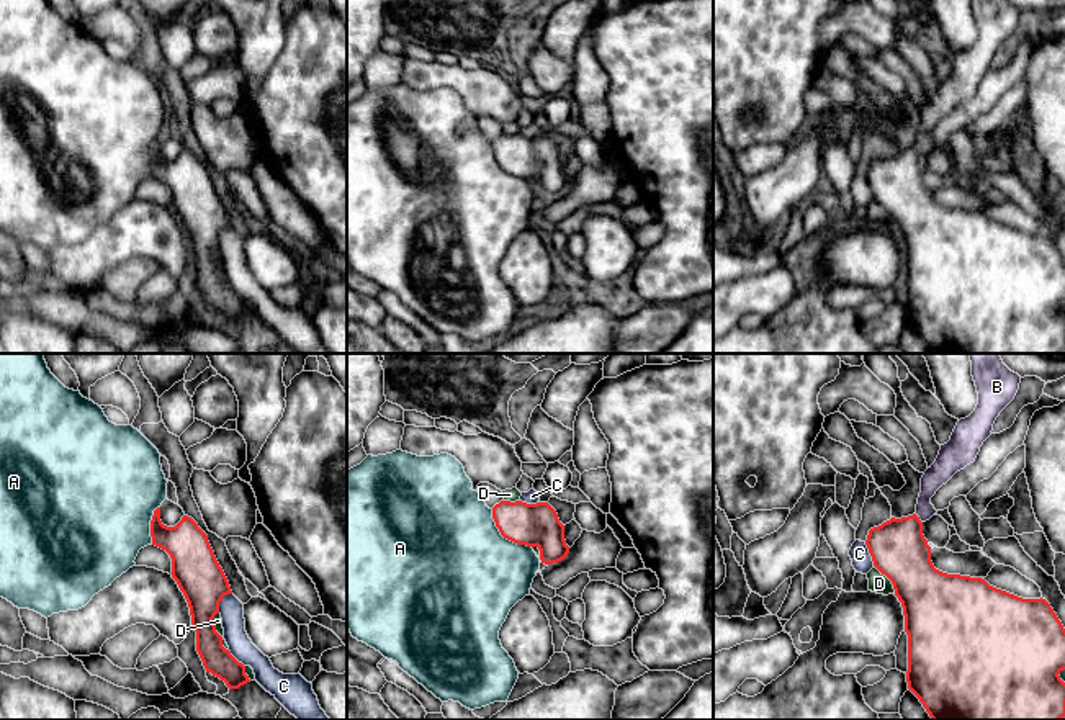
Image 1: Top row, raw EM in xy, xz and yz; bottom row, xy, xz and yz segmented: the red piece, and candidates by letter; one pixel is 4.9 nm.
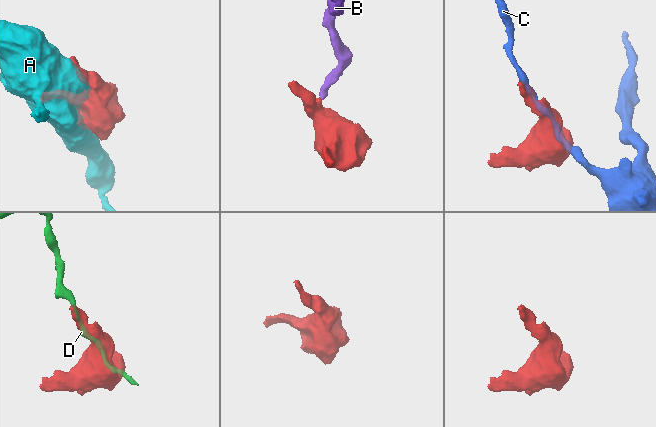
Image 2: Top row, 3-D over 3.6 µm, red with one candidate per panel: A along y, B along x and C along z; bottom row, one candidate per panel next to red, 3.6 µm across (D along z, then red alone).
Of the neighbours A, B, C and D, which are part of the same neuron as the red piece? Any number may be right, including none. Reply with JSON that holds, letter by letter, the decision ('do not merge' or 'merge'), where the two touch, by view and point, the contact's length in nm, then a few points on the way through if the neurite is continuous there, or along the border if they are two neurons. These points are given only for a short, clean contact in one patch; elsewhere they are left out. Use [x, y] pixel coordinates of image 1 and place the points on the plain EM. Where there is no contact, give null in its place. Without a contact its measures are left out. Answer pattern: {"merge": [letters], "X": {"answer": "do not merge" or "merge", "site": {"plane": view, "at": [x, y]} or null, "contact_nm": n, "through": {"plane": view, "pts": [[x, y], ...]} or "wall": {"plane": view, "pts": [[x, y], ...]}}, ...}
{"merge": ["B"], "A": {"answer": "do not merge", "site": {"plane": "xz", "at": [504, 170]}, "contact_nm": 280}, "B": {"answer": "merge", "site": {"plane": "yz", "at": [918, 152]}, "contact_nm": 60, "through": {"plane": "yz", "pts": [[898, 182], [900, 174], [918, 152], [939, 107]]}}, "C": {"answer": "do not merge", "site": {"plane": "yz", "at": [871, 188]}, "contact_nm": 140}, "D": {"answer": "do not merge", "site": {"plane": "xy", "at": [216, 265]}, "contact_nm": 200}}

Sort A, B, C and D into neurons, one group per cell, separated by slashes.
A / B / C / D

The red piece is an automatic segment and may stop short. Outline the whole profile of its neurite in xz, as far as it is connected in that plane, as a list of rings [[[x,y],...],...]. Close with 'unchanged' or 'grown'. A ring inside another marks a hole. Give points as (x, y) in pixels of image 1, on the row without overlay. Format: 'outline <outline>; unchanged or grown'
outline [[[501,134],[492,141],[492,152],[504,172],[517,178],[537,180],[545,198],[558,196],[569,187],[564,159],[548,136]]]; unchanged

